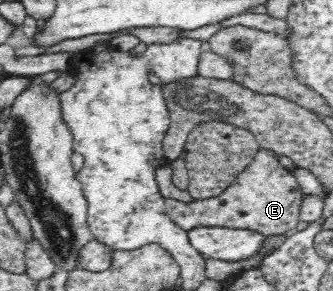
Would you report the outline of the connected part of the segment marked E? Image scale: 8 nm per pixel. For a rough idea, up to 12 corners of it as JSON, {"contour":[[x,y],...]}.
{"contour":[[259,148],[219,195],[165,199],[196,226],[292,233],[305,194],[278,155]]}

